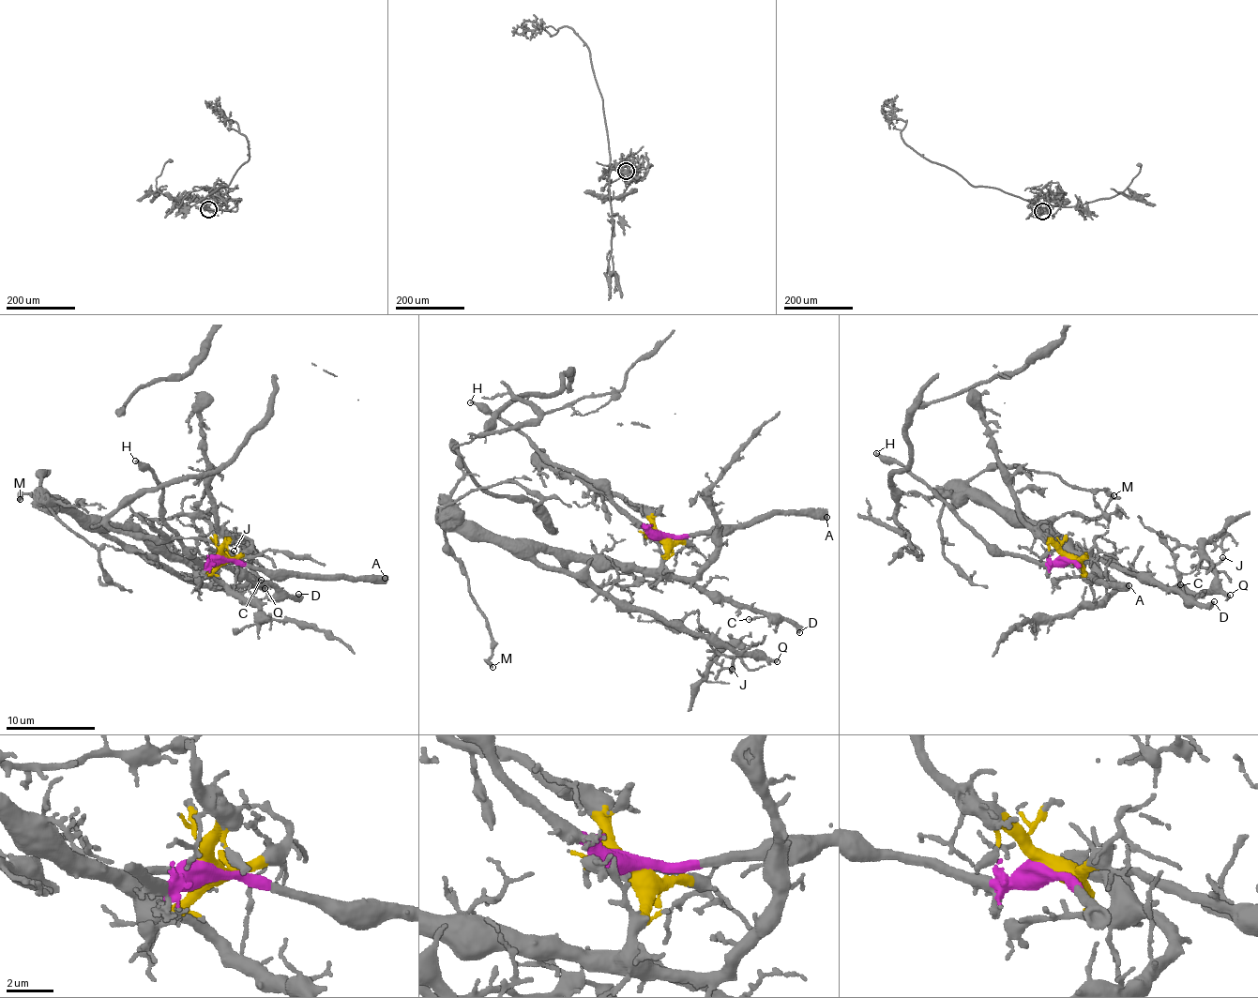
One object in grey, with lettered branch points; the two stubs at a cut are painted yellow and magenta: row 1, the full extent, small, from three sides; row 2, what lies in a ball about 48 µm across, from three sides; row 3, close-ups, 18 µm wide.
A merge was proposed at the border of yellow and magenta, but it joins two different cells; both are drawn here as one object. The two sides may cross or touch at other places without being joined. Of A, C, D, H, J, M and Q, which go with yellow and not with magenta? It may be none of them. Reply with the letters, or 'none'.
C, D, J, M, Q

